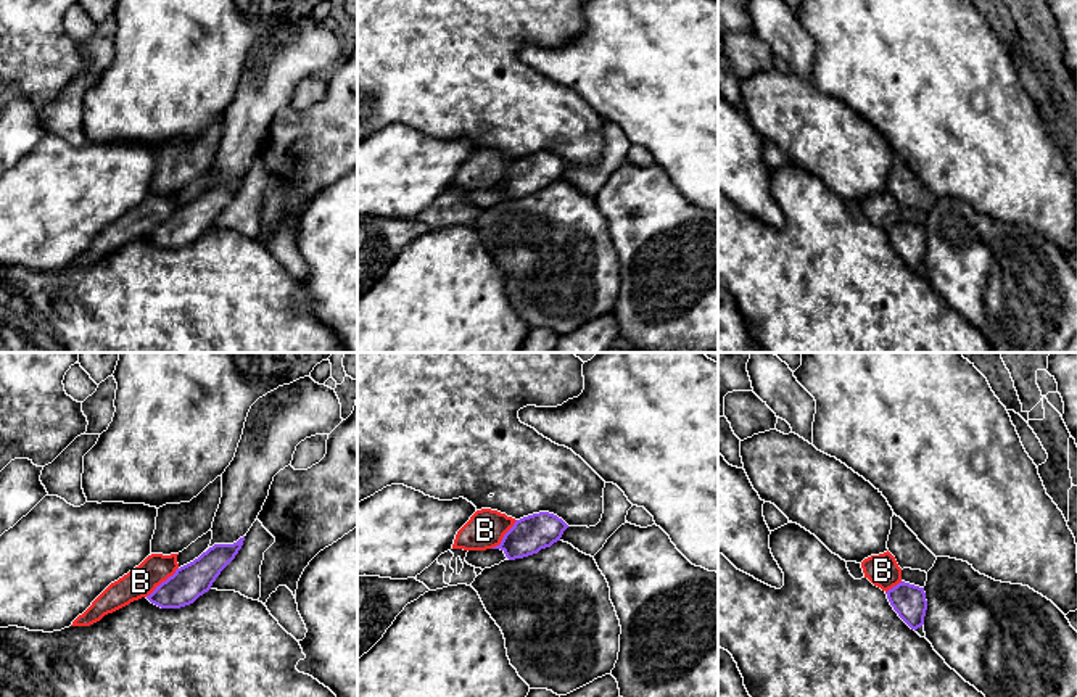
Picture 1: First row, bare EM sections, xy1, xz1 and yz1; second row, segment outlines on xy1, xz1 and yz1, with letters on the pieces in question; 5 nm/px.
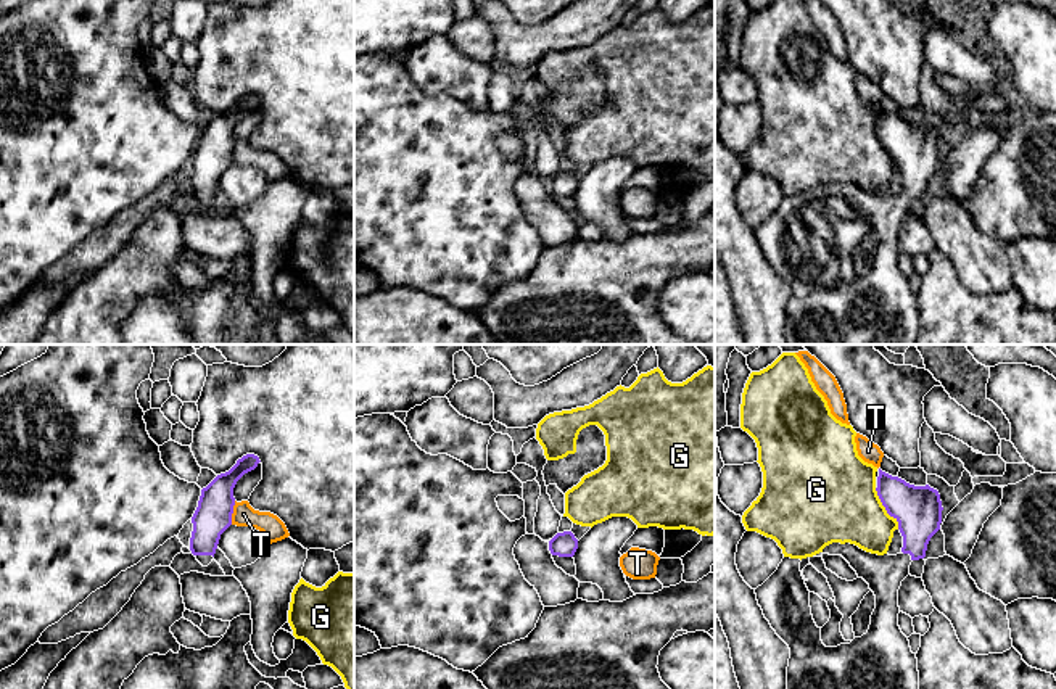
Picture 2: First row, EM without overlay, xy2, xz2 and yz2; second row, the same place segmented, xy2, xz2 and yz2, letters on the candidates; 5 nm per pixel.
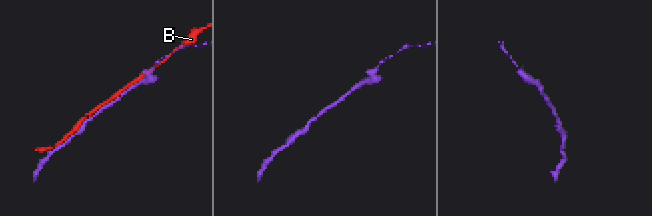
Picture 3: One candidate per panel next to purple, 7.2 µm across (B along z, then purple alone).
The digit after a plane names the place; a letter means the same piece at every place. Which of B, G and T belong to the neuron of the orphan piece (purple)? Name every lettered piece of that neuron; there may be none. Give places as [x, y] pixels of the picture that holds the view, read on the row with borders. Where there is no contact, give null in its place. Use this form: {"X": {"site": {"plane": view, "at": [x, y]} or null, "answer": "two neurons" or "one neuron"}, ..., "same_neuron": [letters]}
{"B": {"site": {"plane": "xy1", "at": [163, 581]}, "answer": "two neurons"}, "G": {"site": {"plane": "yz2", "at": [886, 509]}, "answer": "two neurons"}, "T": {"site": {"plane": "xy2", "at": [232, 512]}, "answer": "two neurons"}, "same_neuron": []}

